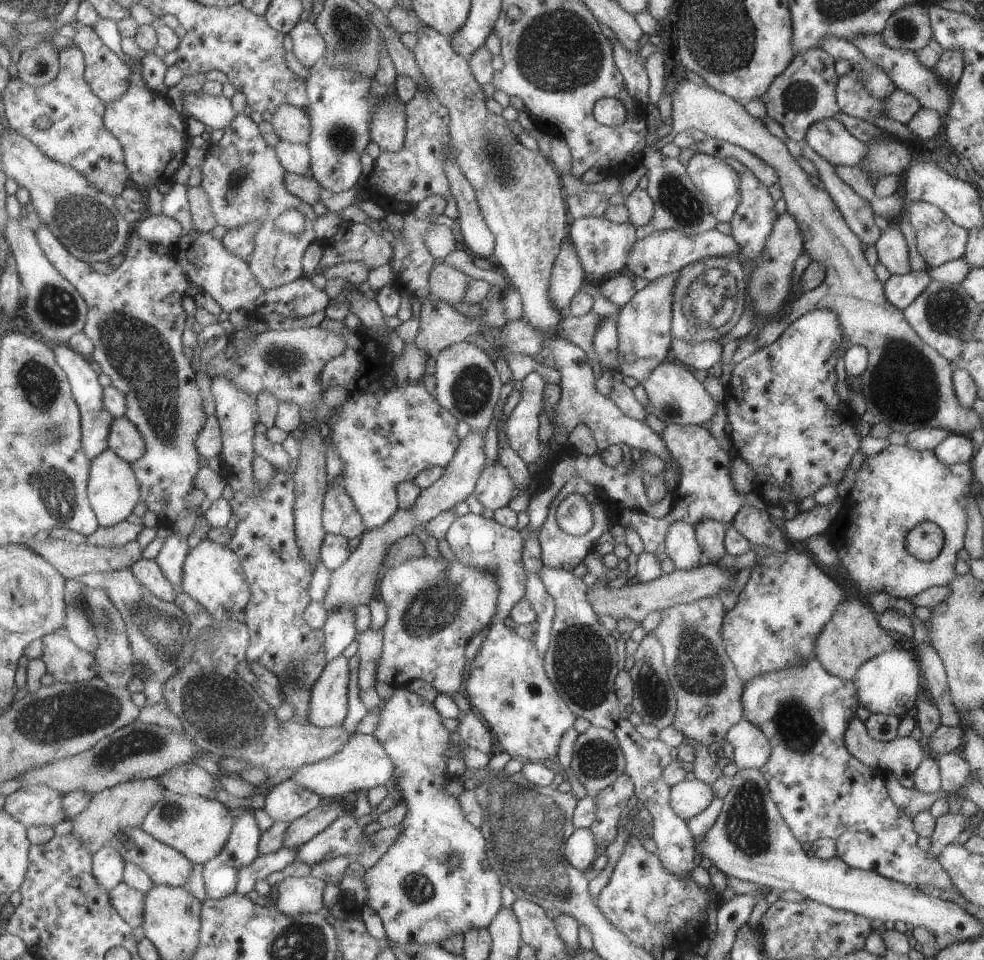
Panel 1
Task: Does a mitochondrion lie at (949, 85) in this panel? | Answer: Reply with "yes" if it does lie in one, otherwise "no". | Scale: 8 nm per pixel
no

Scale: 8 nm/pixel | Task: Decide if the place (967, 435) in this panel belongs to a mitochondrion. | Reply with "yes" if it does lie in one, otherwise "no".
no

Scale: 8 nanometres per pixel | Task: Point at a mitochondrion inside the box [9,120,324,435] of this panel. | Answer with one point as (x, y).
(88, 221)

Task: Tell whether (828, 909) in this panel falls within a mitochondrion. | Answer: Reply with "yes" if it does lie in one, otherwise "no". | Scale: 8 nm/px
no

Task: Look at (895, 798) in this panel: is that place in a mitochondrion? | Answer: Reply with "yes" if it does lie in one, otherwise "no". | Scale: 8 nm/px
no

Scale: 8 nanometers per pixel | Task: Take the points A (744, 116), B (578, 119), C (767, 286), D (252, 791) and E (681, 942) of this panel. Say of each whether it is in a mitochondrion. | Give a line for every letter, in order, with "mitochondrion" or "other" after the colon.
A: other
B: other
C: mitochondrion
D: other
E: other

